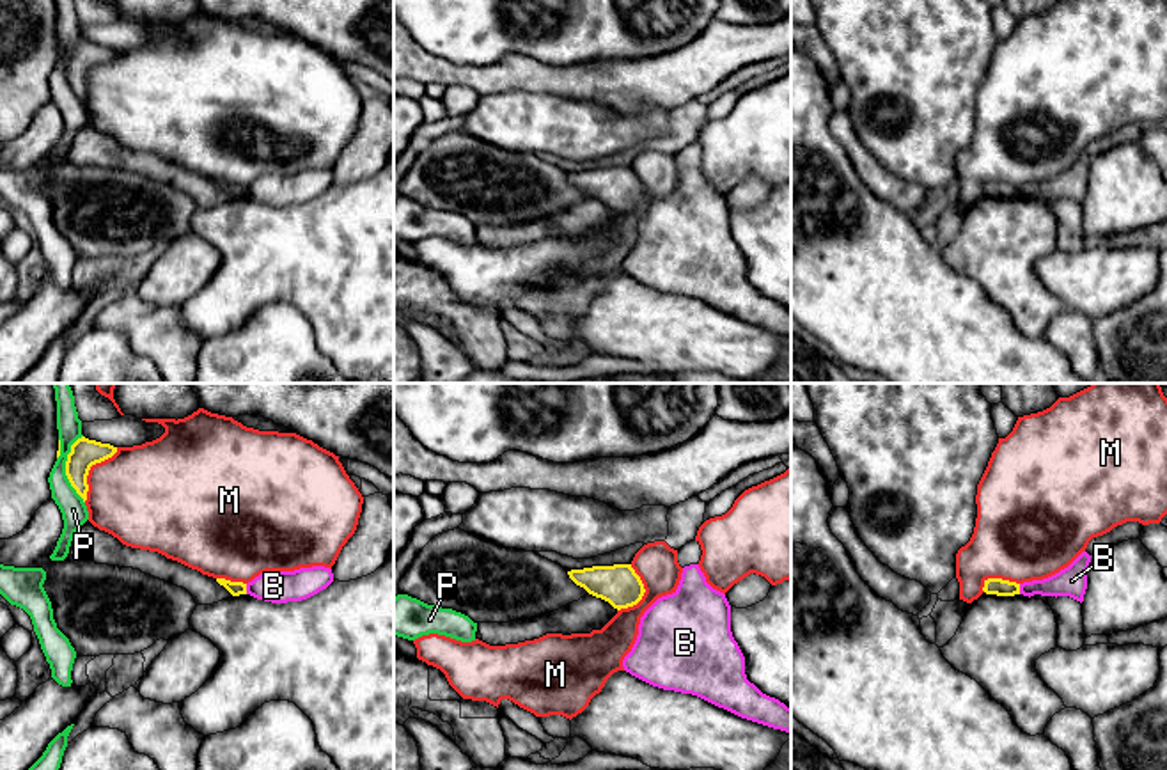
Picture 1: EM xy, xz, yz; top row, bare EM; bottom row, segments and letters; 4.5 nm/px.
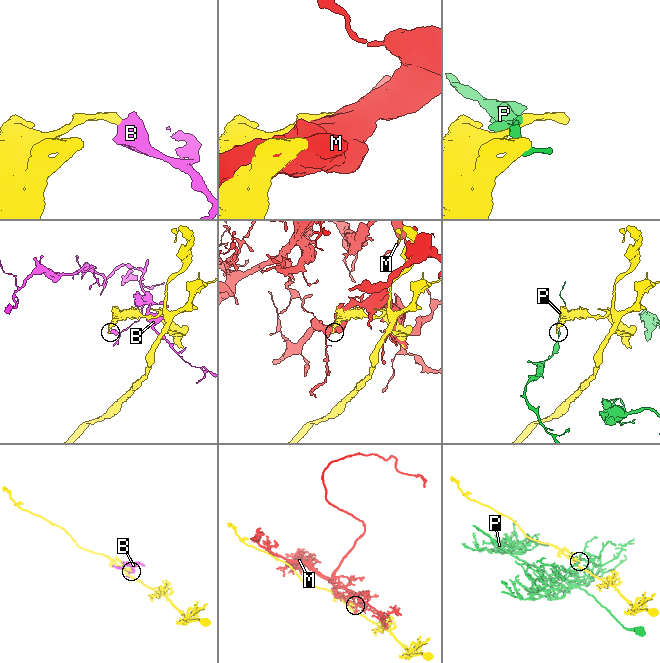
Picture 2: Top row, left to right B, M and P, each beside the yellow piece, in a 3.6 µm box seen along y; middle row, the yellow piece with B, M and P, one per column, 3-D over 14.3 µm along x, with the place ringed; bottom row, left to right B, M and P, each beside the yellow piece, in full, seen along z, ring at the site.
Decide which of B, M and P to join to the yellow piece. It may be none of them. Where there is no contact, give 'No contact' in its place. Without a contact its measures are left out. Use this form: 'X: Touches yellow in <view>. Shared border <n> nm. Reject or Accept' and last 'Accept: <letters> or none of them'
B: Touches yellow in xy. Shared border 50 nm. Reject
M: Touches yellow in xy. Shared border 300 nm. Reject
P: Touches yellow in xy. Shared border 320 nm. Reject
Accept: none of them

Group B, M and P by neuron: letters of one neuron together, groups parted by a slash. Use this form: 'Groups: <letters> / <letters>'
Groups: B / M / P

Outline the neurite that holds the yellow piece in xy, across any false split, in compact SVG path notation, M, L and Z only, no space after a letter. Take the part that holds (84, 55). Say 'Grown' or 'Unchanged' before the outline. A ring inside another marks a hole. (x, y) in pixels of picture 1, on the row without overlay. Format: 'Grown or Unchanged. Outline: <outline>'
Unchanged. Outline: M85 39L78 41L71 48L71 55L67 57L66 64L66 78L71 89L76 92L76 96L83 101L83 105L87 103L87 78L90 69L112 60L115 55L117 50L89 43Z

